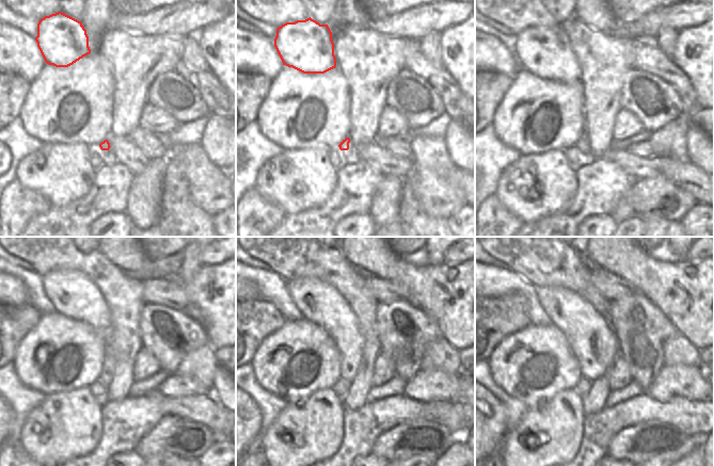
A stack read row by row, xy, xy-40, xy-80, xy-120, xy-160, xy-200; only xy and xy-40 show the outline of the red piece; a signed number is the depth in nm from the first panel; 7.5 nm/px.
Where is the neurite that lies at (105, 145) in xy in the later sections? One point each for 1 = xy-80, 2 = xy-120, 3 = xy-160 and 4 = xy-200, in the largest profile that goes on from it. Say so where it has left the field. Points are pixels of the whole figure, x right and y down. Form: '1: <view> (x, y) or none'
1: xy-80 (583, 142)
2: xy-120 (73, 294)
3: xy-160 (318, 302)
4: xy-200 (590, 336)

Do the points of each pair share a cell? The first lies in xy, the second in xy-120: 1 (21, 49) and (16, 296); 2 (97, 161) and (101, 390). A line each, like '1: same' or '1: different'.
1: same
2: same

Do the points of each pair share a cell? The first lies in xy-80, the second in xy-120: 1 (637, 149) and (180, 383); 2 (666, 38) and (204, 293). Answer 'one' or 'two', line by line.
1: one
2: two

